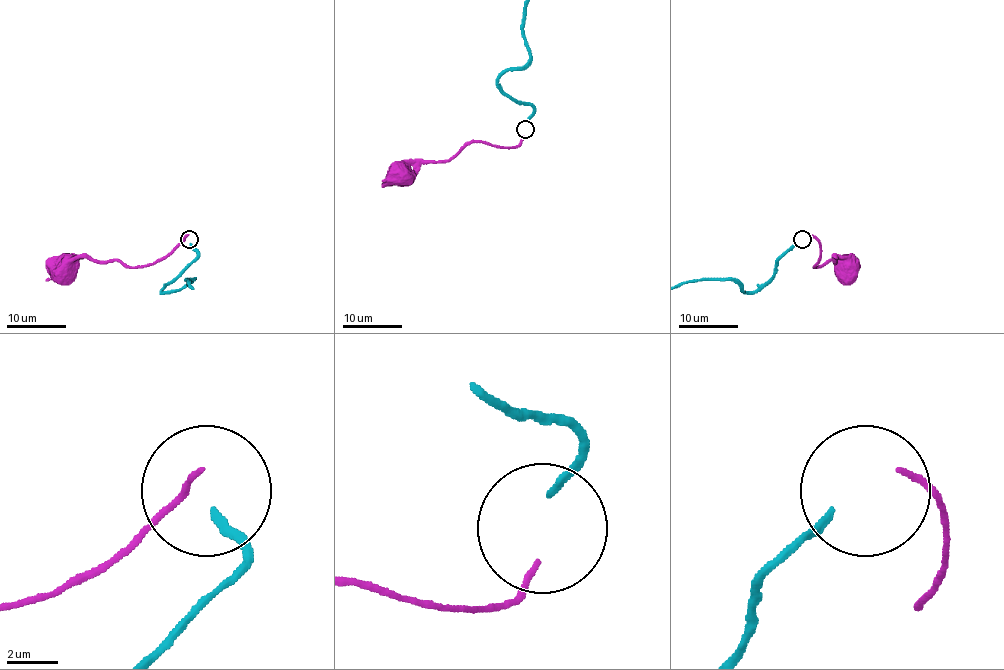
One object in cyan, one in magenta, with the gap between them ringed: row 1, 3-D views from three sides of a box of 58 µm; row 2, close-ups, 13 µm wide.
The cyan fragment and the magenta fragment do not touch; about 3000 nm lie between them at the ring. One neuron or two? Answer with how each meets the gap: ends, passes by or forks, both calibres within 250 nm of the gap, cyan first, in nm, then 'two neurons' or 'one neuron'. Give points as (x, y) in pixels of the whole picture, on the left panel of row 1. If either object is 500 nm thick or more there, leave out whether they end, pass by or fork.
cyan ends there; magenta ends there; 280 nm thick on the cyan side, 240 nm on the other; two neurons

